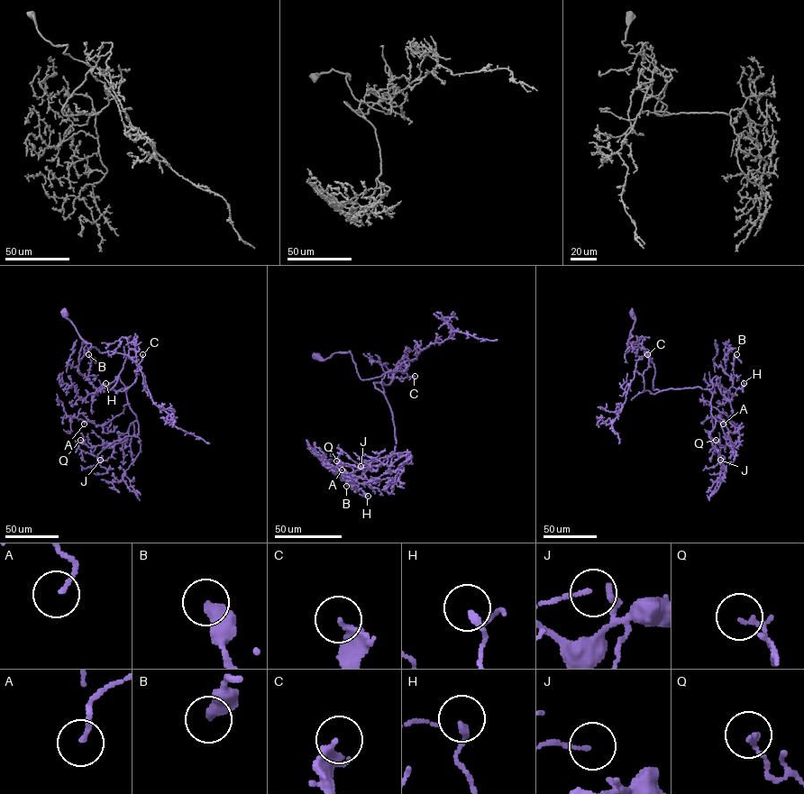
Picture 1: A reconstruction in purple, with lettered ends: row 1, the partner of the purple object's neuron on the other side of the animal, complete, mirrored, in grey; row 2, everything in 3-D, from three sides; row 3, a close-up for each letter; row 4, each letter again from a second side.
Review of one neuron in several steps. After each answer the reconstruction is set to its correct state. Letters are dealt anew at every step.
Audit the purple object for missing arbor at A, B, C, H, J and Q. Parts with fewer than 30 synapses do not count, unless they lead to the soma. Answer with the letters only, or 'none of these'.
none of these

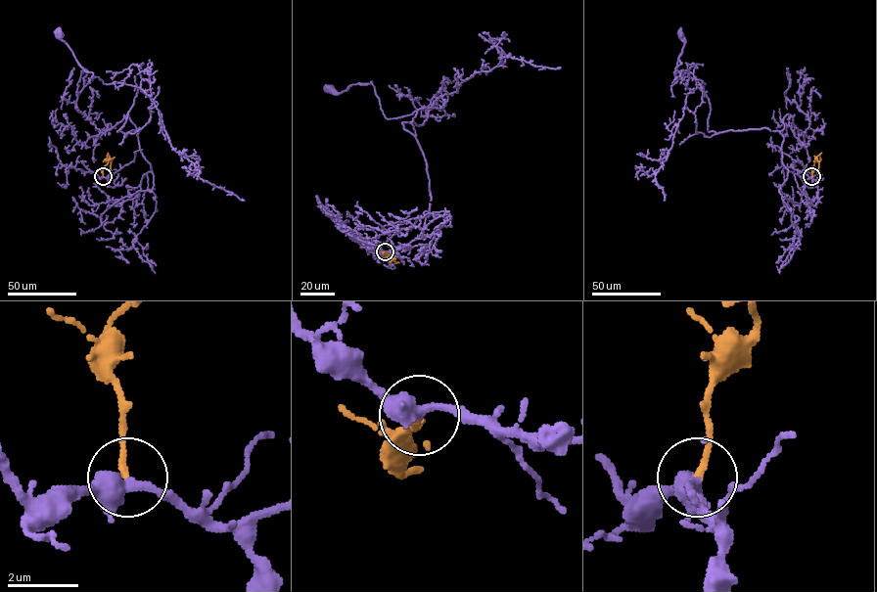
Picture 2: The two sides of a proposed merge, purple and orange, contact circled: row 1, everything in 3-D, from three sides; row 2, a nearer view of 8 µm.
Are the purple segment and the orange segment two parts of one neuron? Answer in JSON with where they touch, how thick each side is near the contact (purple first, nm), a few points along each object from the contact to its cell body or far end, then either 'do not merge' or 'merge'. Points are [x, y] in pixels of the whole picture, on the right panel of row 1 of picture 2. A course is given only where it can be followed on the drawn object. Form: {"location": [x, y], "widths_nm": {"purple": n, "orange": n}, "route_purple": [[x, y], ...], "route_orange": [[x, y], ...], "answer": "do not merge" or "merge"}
{"location": [811, 176], "widths_nm": {"purple": 340, "orange": 170}, "route_purple": [[811, 176], [779, 151], [777, 131], [709, 131], [709, 99], [697, 85], [705, 84], [675, 76], [679, 34]], "route_orange": [[811, 176], [816, 159], [818, 162], [817, 174]], "answer": "merge"}

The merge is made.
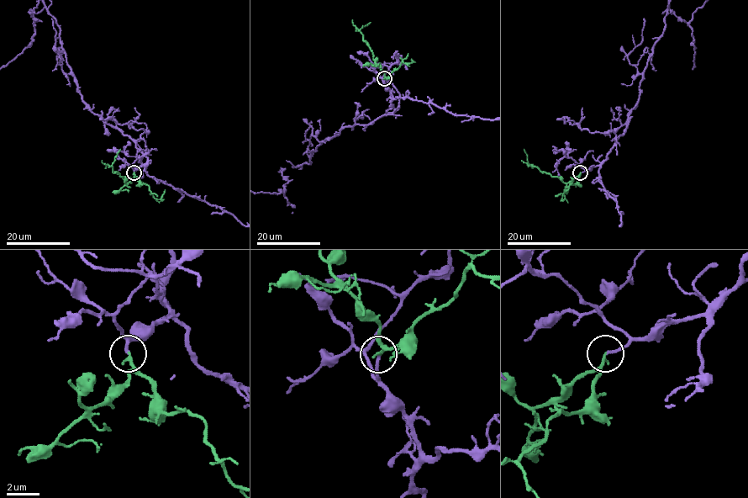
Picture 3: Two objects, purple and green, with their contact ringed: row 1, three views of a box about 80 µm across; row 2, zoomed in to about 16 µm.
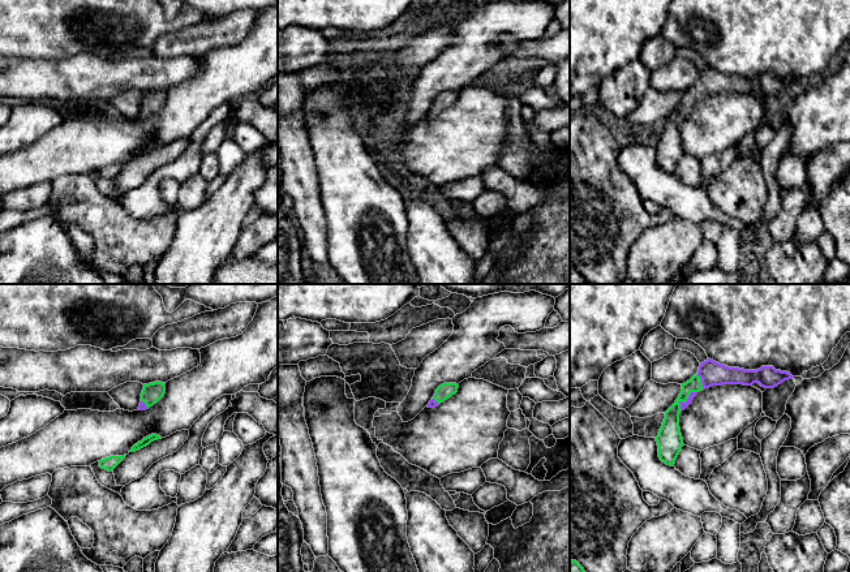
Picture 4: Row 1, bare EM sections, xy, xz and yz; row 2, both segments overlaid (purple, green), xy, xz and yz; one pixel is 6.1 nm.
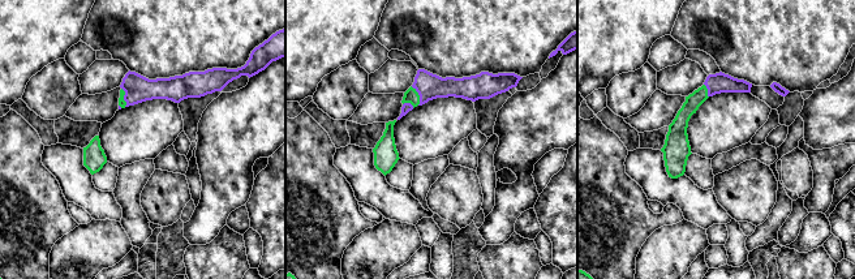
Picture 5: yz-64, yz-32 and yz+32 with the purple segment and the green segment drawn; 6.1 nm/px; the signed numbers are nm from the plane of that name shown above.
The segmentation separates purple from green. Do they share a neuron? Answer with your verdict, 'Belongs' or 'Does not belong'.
Belongs

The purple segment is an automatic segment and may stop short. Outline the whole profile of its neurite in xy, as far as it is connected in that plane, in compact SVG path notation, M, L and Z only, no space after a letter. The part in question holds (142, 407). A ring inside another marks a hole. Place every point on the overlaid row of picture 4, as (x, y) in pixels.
M154 382L143 384L138 409L139 410L149 409L154 404L156 404L164 396L164 393L166 393L166 383Z

